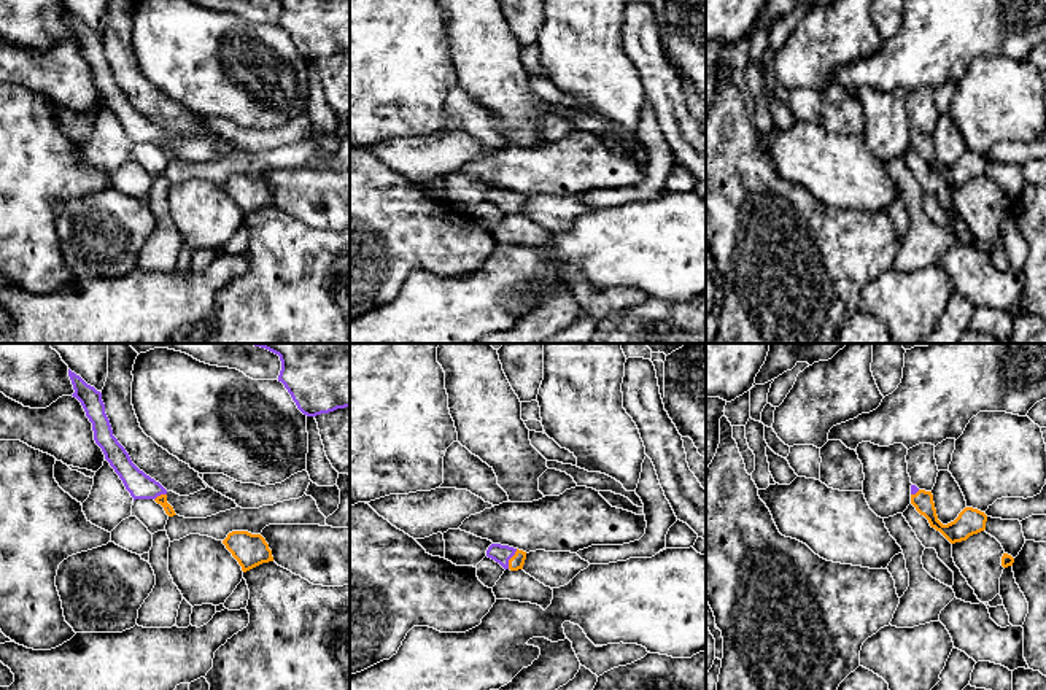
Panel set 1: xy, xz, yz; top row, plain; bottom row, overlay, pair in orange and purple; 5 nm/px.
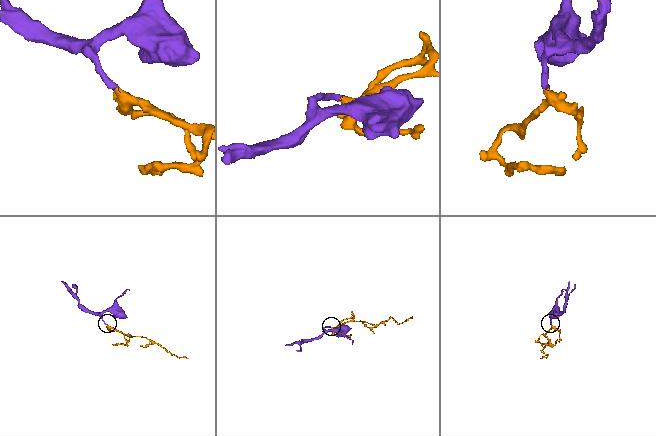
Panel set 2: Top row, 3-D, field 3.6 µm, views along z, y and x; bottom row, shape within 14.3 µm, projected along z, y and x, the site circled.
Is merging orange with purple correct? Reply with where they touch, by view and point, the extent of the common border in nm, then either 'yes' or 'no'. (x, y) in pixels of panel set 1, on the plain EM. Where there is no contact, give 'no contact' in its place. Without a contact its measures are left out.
xz (511, 202) | 120 nm | yes

